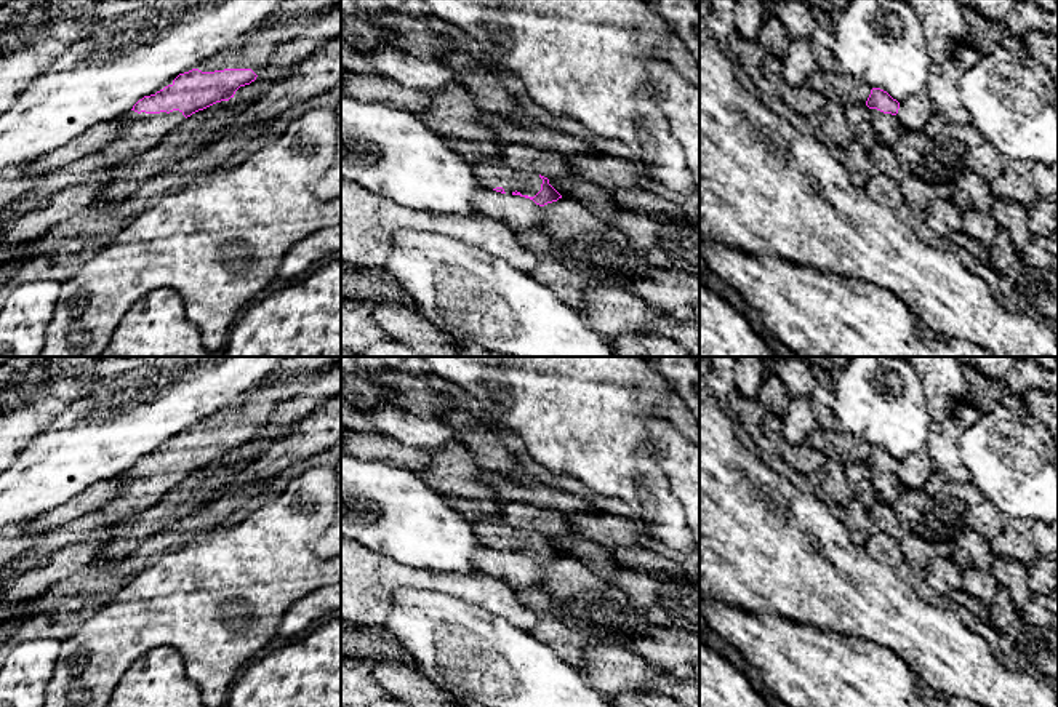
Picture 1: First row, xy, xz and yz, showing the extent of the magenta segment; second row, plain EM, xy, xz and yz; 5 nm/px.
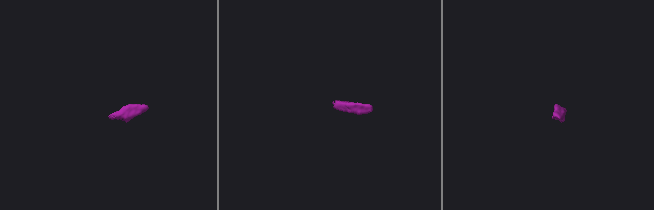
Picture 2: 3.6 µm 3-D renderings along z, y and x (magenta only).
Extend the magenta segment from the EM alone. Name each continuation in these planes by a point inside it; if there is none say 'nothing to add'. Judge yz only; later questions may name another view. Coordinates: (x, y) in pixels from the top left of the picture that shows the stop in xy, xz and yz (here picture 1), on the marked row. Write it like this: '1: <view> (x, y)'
1: yz (887, 127)

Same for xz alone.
1: xz (492, 175)

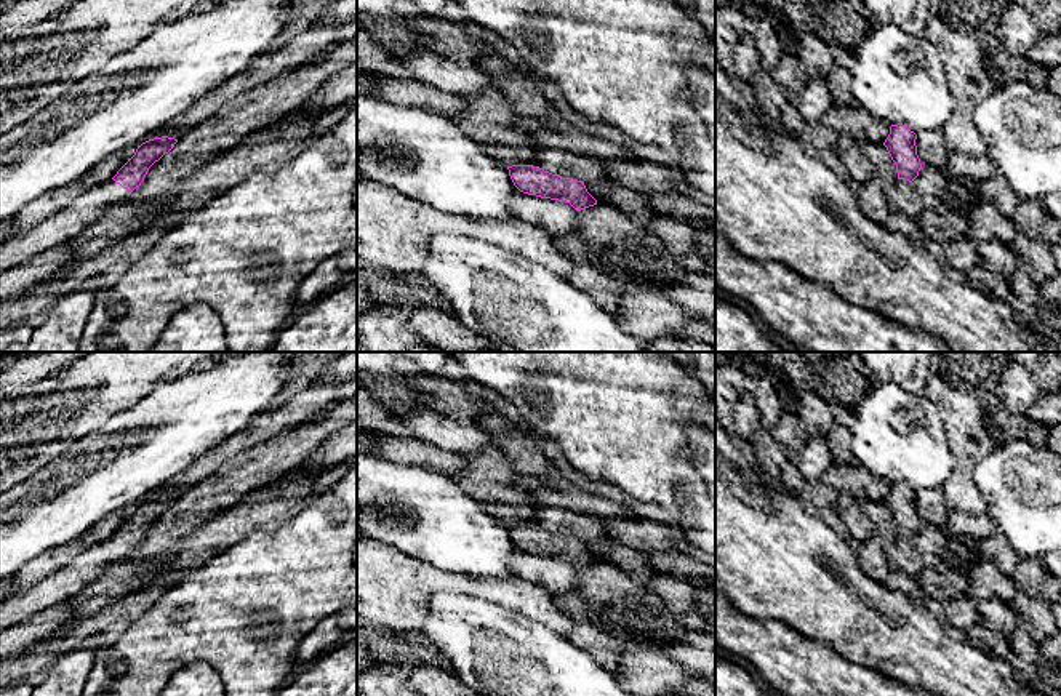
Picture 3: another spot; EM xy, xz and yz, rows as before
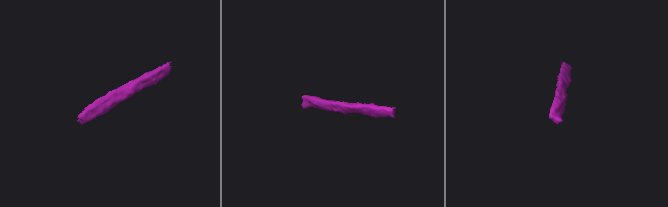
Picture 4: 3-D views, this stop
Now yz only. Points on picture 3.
nothing to add

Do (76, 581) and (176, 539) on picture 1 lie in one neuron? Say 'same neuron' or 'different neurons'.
same neuron

